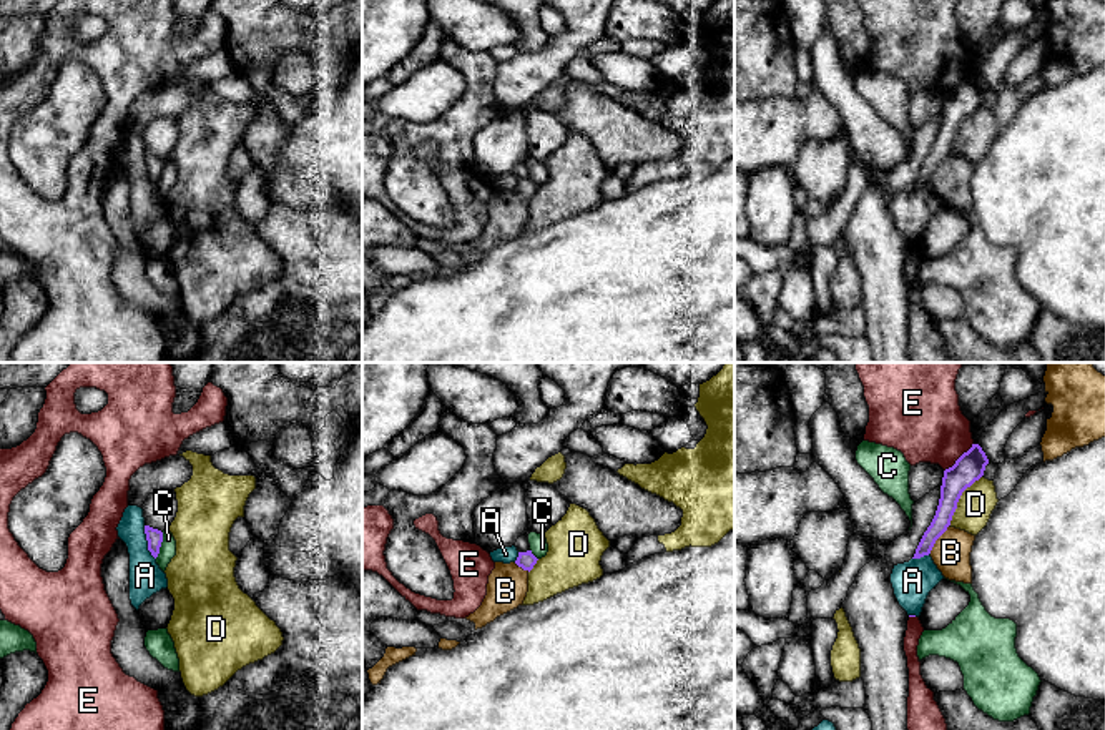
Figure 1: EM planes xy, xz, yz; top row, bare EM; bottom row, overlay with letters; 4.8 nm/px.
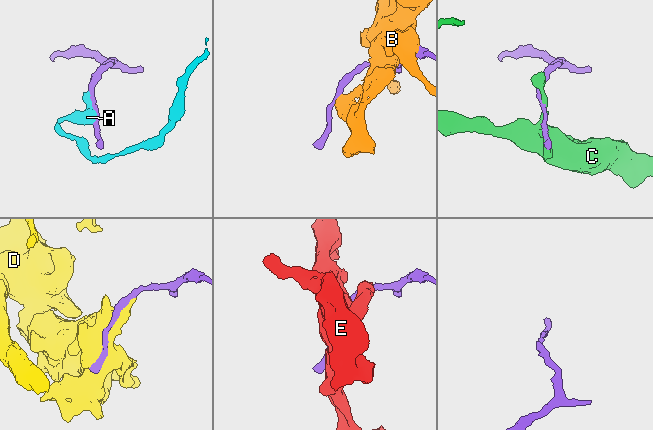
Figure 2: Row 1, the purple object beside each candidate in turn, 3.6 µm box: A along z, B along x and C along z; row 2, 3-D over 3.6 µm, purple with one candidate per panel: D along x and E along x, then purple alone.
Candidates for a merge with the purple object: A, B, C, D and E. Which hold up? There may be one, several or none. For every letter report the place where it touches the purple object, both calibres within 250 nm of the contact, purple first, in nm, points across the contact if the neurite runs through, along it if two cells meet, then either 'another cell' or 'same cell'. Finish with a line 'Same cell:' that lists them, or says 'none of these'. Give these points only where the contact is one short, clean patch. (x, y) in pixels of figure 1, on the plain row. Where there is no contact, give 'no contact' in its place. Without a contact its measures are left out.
A: contact xy (148, 170); calibres 80 and 160 nm; another cell
B: contact yz (938, 165); calibres 110 and 190 nm; another cell
C: contact xy (160, 173); calibres 80 and 80 nm; another cell
D: contact yz (957, 128); calibres 140 and 170 nm; another cell
E: contact yz (959, 85); calibres 140 and 360 nm; another cell
Same cell: none of these

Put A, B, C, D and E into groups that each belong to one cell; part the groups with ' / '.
A / B / C / D / E

